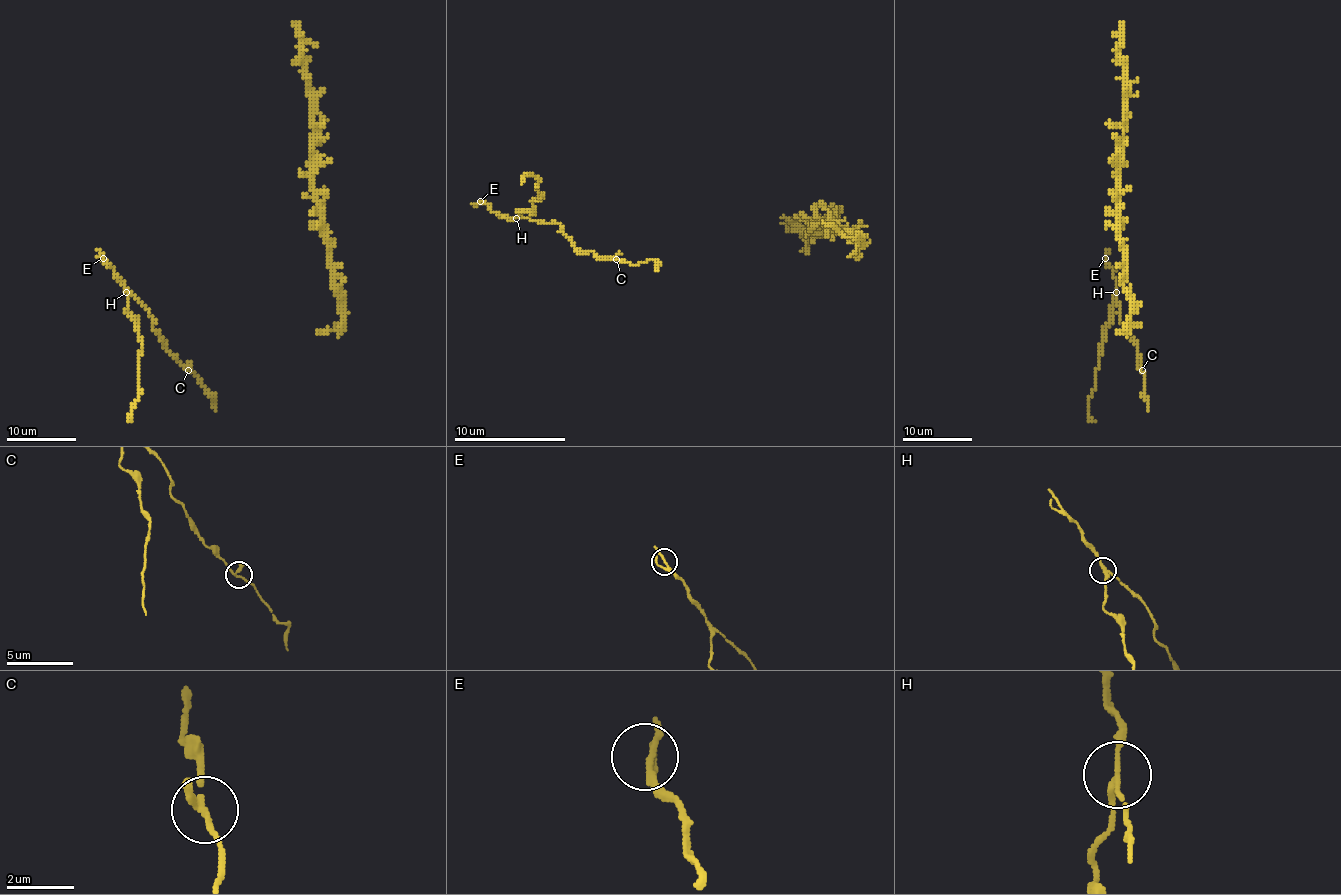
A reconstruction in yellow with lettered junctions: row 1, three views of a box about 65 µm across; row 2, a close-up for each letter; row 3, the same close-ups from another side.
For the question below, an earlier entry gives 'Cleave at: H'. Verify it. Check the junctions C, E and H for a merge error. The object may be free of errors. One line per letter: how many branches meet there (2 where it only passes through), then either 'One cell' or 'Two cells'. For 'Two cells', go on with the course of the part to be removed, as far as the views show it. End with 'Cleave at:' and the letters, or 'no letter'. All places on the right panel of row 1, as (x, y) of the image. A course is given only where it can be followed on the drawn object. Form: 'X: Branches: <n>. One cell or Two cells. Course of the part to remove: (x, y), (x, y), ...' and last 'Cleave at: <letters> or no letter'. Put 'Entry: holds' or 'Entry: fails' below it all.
C: Branches: 3. One cell
E: Branches: 3. One cell
H: Branches: 3. Two cells. Course of the part to remove: (1115, 293), (1108, 322), (1103, 328), (1096, 387), (1089, 399), (1089, 415), (1094, 422)
Cleave at: H
Entry: holds

